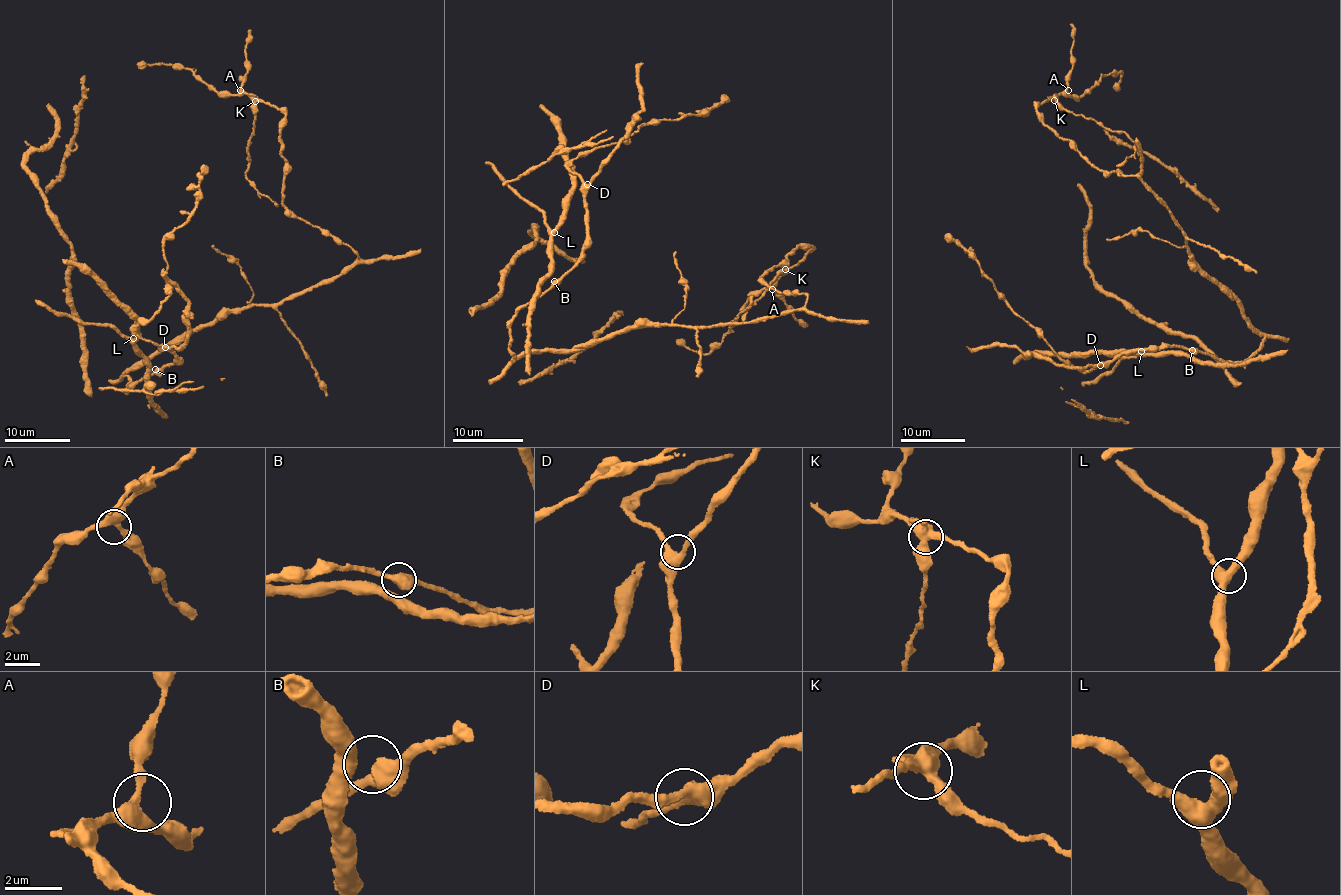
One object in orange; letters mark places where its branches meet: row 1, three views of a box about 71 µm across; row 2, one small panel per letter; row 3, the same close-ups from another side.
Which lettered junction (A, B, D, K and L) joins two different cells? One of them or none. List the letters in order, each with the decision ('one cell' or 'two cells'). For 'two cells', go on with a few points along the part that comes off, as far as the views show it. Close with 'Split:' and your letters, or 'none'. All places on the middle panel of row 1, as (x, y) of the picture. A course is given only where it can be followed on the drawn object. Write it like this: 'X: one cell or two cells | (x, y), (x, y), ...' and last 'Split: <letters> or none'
A: one cell
B: one cell
D: one cell
K: two cells | (785, 269), (748, 308), (745, 319), (732, 327), (739, 314), (751, 305), (752, 296)
L: one cell
Split: K

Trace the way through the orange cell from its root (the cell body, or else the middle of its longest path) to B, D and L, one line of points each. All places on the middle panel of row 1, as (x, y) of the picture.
B: (567, 349), (535, 352), (513, 361), (508, 344), (513, 317), (547, 292), (554, 281)
D: (567, 349), (535, 352), (513, 361), (508, 344), (513, 317), (550, 290), (579, 260), (587, 239), (587, 184)
L: (567, 349), (535, 352), (513, 361), (508, 344), (513, 317), (554, 285), (549, 271), (554, 232)

